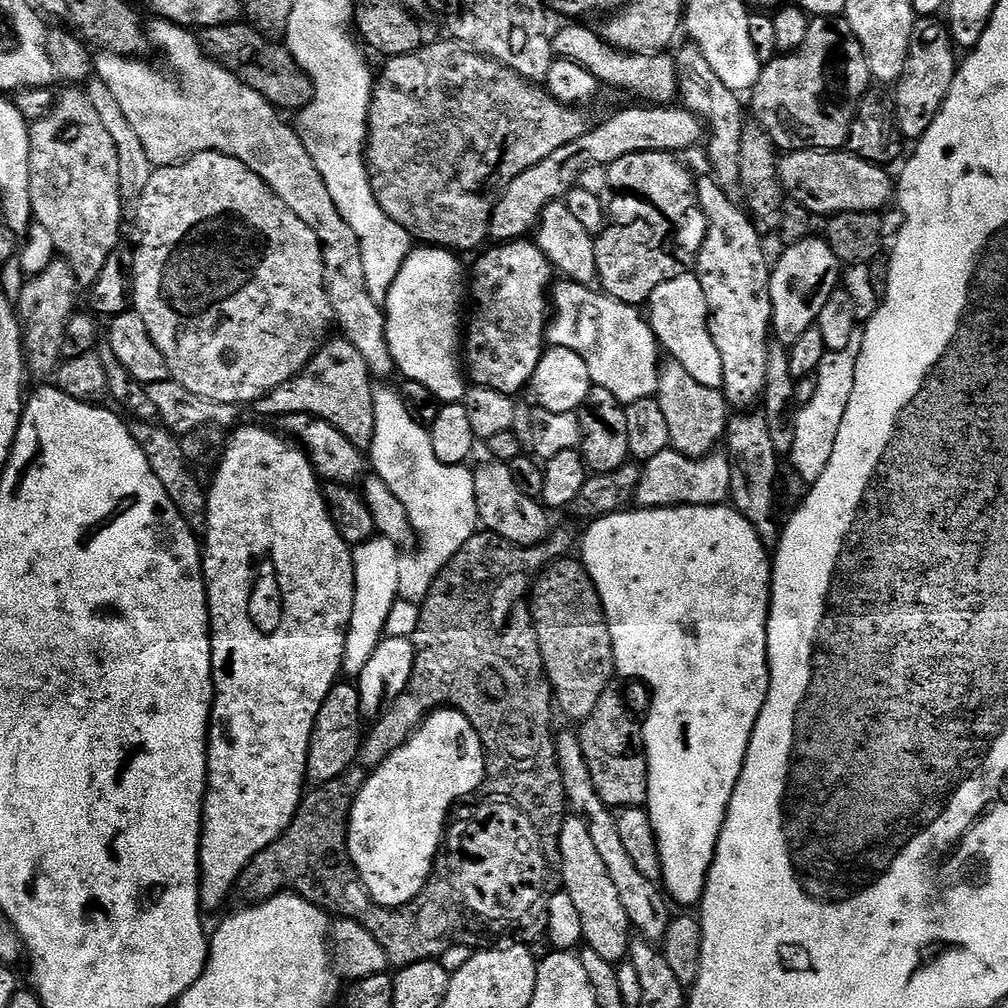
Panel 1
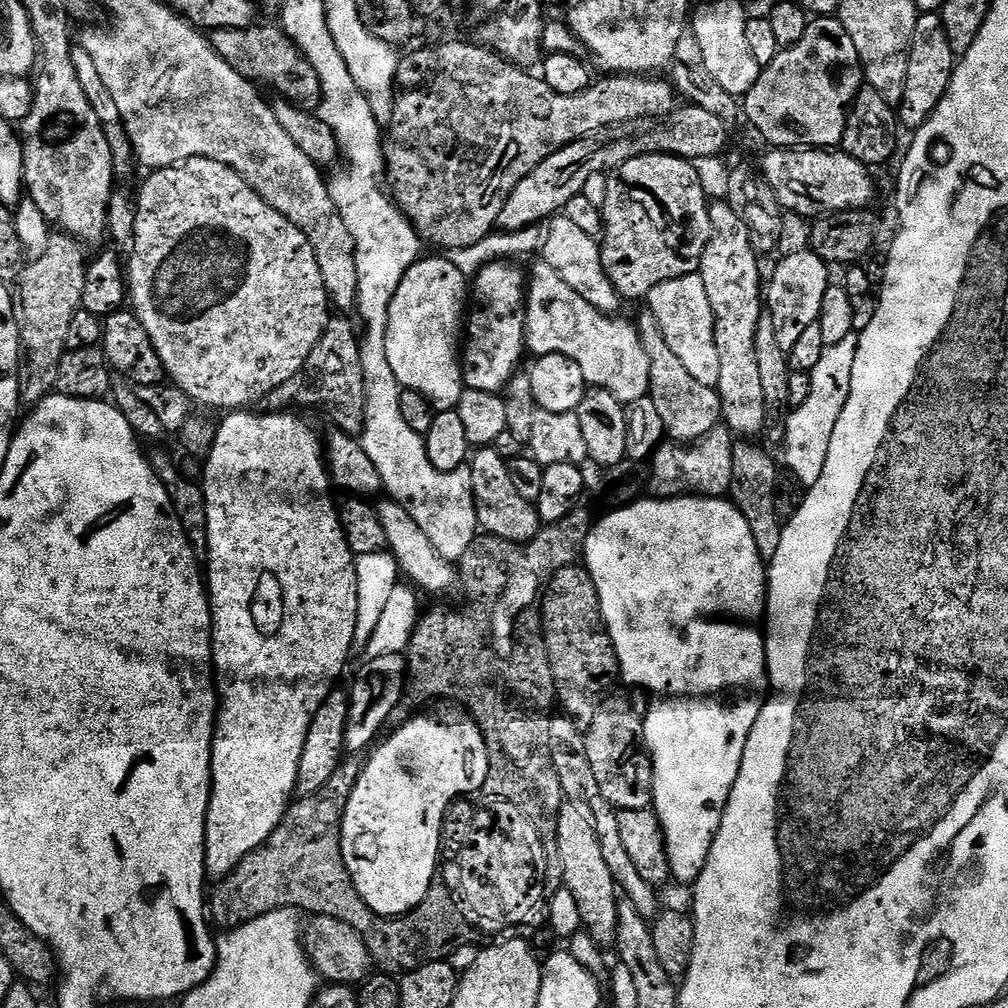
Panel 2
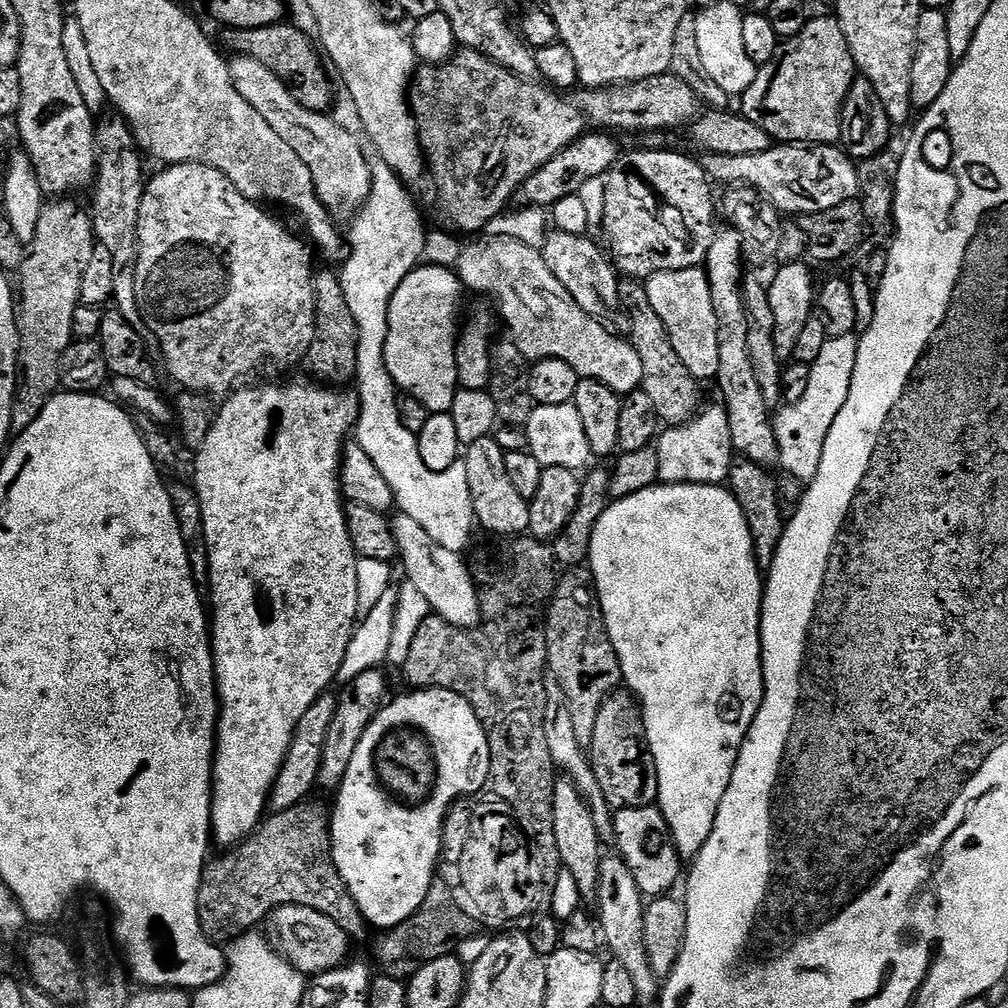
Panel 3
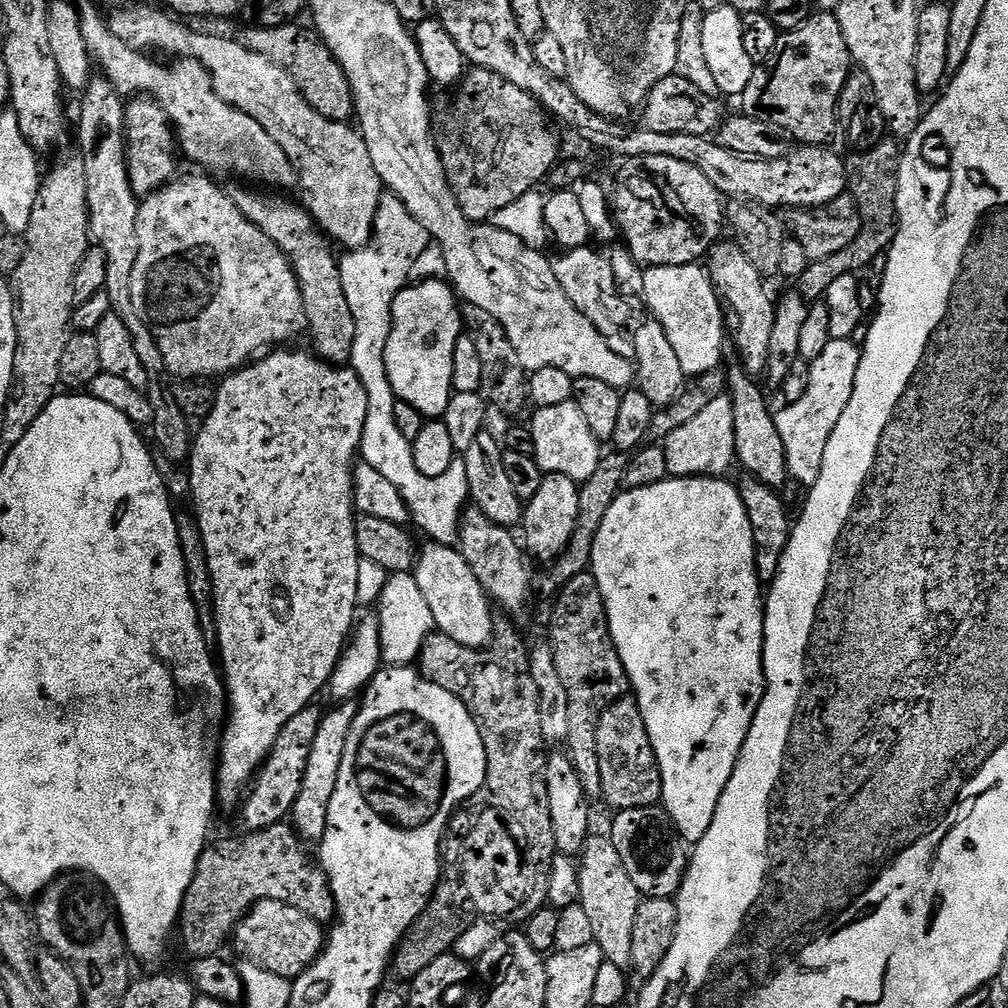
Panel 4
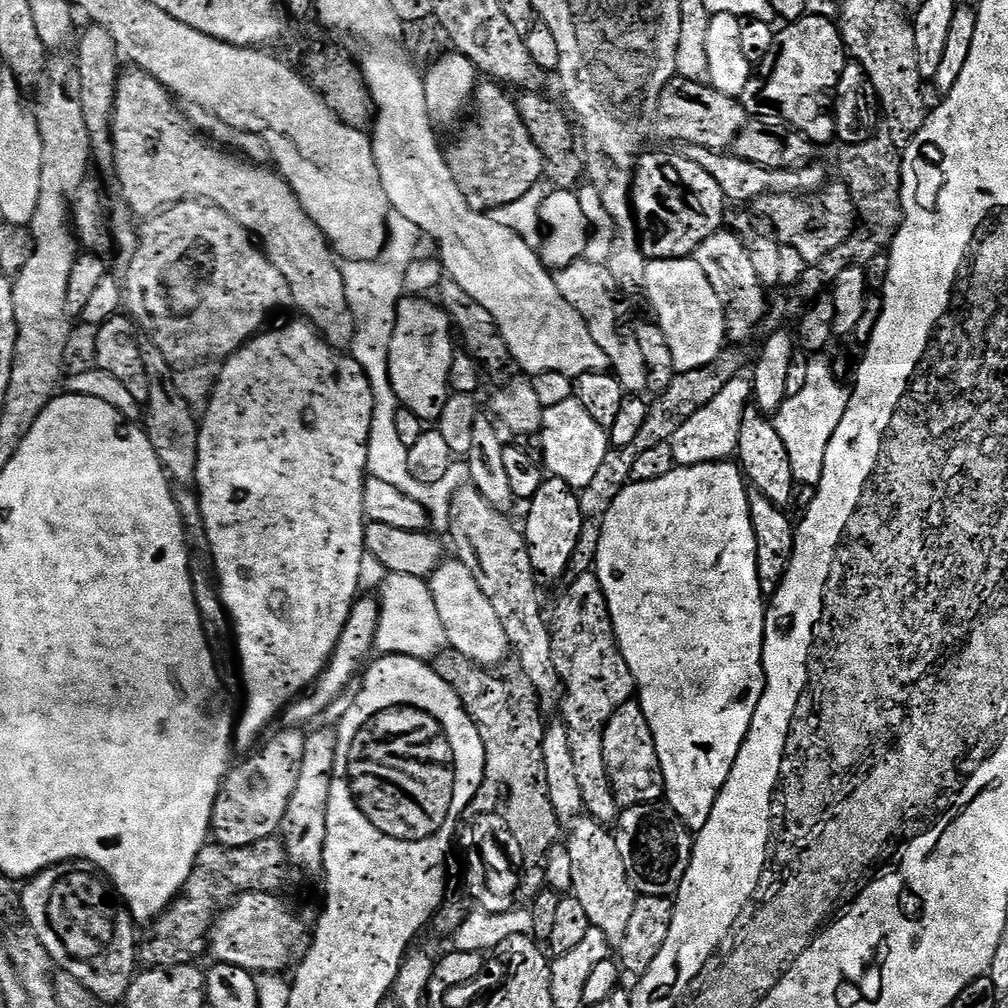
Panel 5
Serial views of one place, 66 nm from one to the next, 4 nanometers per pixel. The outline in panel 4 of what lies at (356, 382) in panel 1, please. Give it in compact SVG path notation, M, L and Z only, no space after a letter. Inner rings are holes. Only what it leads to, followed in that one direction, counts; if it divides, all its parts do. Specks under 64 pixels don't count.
M240 192L235 193L234 199L242 214L246 214L246 218L274 241L291 261L304 295L307 331L310 336L312 332L311 347L315 355L330 364L347 365L354 350L354 314L350 314L350 306L346 303L346 290L342 290L342 274L337 253L332 253L333 245L329 237L320 231L303 203L296 201L295 204L292 200L279 200L276 197L279 195L276 194L268 195L272 196Z

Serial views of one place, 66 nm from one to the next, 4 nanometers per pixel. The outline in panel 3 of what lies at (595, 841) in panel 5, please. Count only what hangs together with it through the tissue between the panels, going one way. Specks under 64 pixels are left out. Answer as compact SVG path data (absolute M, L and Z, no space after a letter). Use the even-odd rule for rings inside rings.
M618 854L612 856L605 855L600 862L600 884L596 888L595 899L600 900L600 916L598 912L598 923L602 933L603 943L608 944L608 948L612 951L611 955L622 962L622 966L626 966L626 970L630 970L630 975L634 978L634 990L636 991L637 1001L641 1005L657 1003L661 981L656 975L656 971L650 966L650 958L646 954L646 938L644 937L644 909L646 907L645 897L640 891L638 882L634 882L634 874L630 874L630 870L626 866L626 862Z

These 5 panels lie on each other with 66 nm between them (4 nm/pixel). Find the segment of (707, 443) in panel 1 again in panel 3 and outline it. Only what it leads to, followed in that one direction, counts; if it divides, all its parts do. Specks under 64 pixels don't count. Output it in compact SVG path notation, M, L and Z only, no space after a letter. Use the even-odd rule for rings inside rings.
M636 278L621 279L618 300L619 303L622 302L626 307L632 308L630 339L642 358L642 378L644 379L642 390L650 394L650 399L654 401L654 410L658 410L661 421L665 425L685 424L701 411L701 385L692 377L690 370L686 370L682 358L678 358L668 337L666 326L662 318L658 318L658 310L650 306L647 287Z

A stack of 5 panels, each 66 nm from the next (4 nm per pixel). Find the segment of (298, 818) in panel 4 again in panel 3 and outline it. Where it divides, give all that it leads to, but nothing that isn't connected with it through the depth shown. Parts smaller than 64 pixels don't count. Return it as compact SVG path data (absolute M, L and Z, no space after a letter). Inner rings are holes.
M379 667L366 670L350 686L343 689L344 693L339 693L334 722L330 724L330 734L326 736L326 746L320 763L318 784L321 789L339 789L350 766L350 758L354 758L354 750L358 750L358 742L362 742L362 734L366 734L366 728L389 699L388 680L382 672Z

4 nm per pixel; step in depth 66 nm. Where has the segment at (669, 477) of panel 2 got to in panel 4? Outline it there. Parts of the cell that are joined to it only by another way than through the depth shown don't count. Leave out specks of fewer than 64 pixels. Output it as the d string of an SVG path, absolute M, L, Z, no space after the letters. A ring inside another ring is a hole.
M725 394L714 398L710 406L705 406L695 418L690 418L683 426L678 426L674 434L670 434L667 440L663 441L662 447L666 454L666 466L669 477L678 476L718 476L723 477L724 472L731 464L737 463L736 443L734 442L734 406L731 395Z

